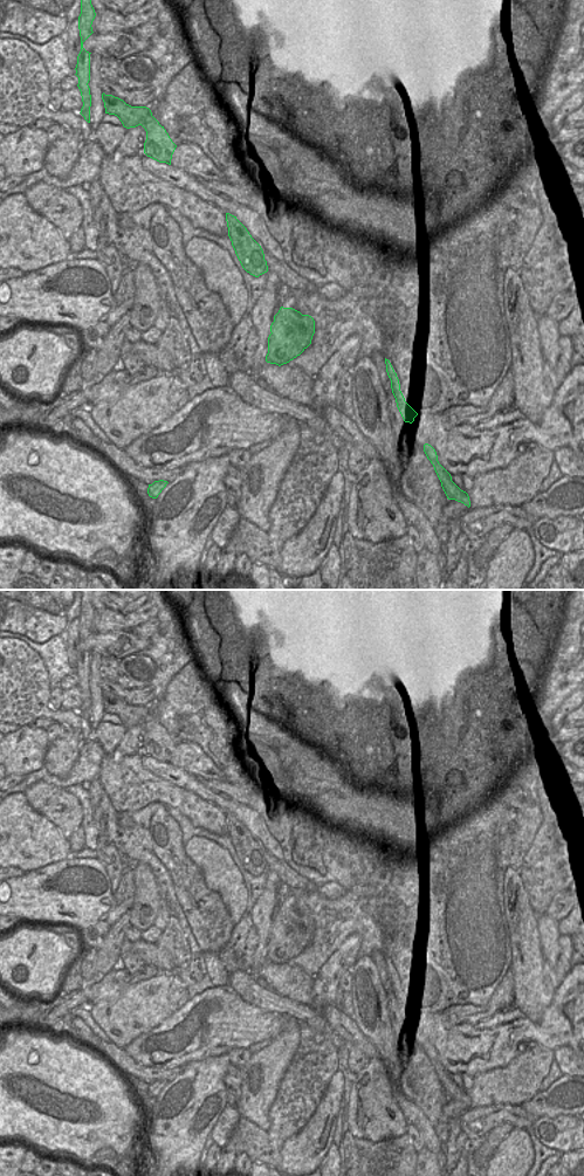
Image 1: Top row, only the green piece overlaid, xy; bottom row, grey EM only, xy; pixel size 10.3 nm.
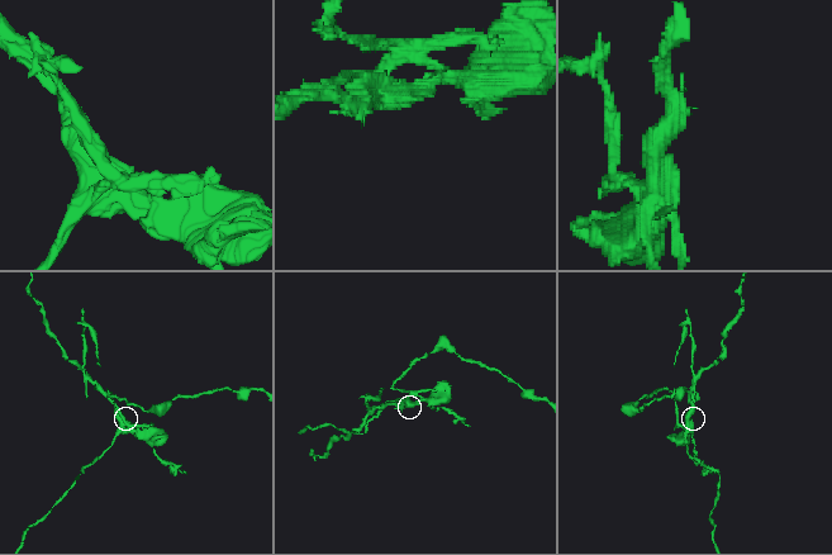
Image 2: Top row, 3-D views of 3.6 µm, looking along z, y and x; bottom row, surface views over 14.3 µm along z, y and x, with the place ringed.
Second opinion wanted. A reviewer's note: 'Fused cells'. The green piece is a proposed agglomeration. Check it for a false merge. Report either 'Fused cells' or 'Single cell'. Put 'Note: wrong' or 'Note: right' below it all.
Fused cells.
Note: right

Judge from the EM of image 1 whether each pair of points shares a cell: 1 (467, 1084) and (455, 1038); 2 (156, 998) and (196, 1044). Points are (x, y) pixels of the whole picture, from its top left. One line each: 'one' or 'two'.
1: two
2: two

